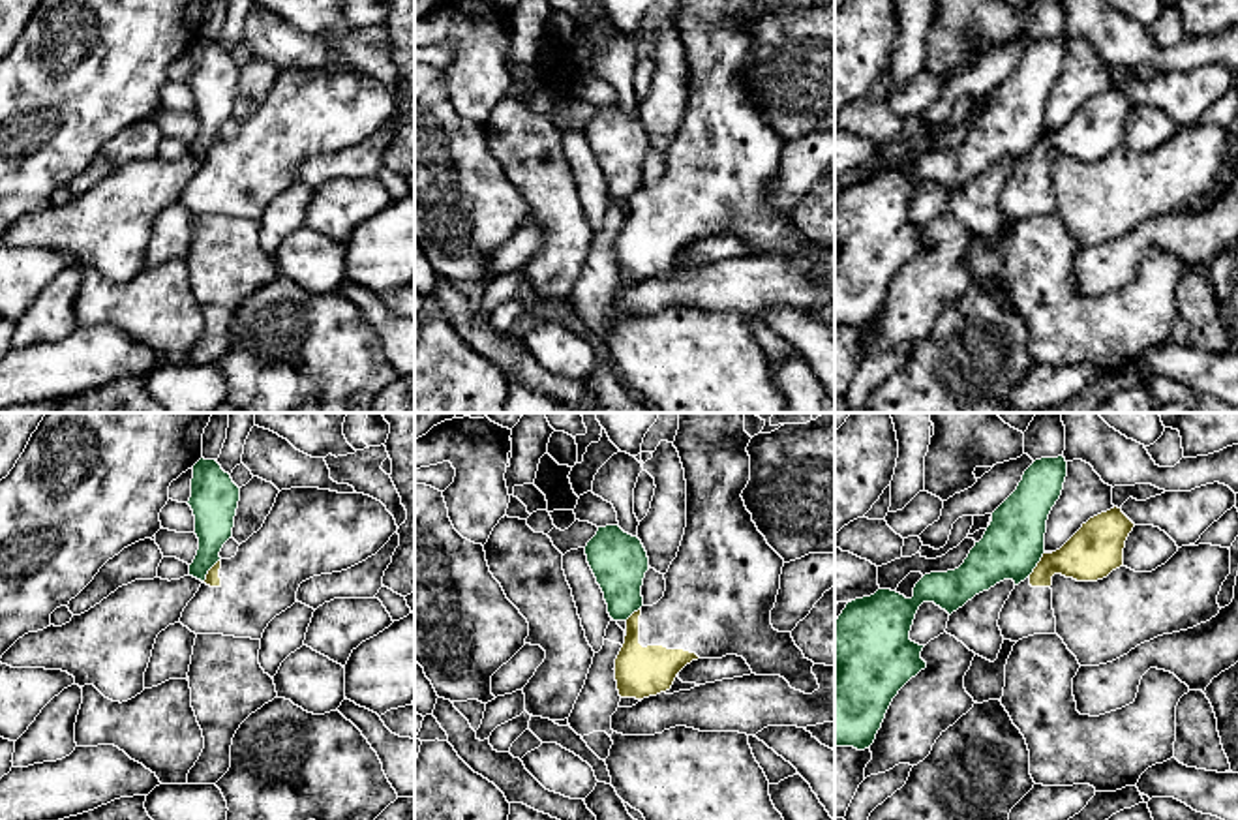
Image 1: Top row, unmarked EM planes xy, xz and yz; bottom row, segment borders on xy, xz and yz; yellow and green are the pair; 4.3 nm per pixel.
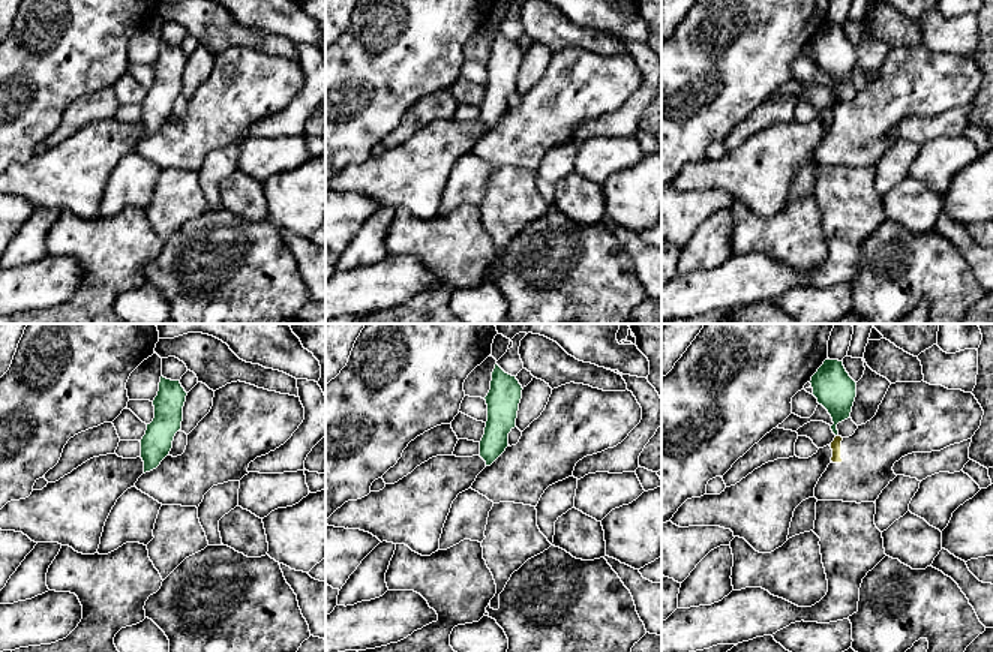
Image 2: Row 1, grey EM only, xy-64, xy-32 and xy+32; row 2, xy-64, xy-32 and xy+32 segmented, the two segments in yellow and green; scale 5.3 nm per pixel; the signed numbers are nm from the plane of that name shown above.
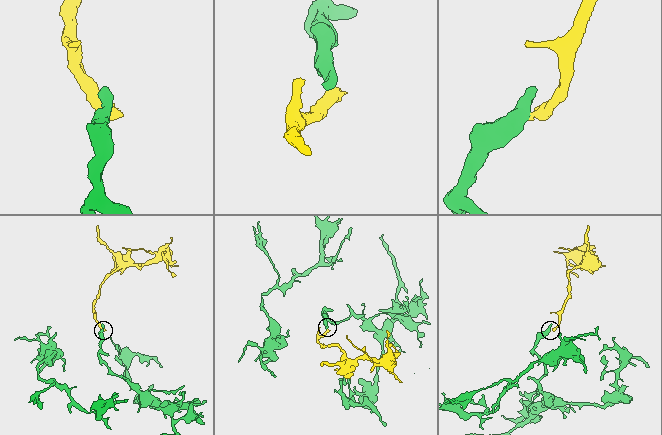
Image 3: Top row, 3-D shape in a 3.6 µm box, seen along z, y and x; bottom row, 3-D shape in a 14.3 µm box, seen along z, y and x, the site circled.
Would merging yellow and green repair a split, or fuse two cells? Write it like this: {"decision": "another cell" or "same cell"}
{"decision": "another cell"}

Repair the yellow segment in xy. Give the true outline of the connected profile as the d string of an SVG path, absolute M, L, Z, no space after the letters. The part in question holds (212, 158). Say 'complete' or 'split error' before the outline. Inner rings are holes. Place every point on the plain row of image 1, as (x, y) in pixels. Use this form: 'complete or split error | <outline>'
split error | M319 68L281 69L263 107L206 154L180 203L195 214L261 220L268 203L296 182L302 161L347 150L375 135L398 111L386 86L364 73Z

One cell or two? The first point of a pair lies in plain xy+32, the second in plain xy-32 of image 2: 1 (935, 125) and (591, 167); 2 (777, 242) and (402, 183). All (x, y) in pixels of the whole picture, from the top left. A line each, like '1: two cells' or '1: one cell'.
1: two cells
2: two cells

